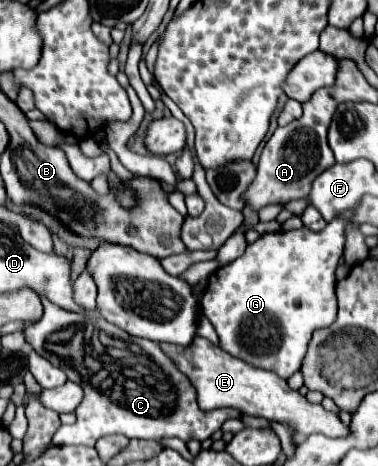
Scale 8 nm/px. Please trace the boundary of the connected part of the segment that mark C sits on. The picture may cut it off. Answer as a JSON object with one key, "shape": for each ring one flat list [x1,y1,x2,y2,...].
{"shape":[[40,296,40,300,44,304,44,316,36,324,24,330,26,340,32,344,32,348,40,356,60,366,70,380,76,380,84,388,84,400,76,408,76,416,78,416,76,424,72,426,62,424,52,438,54,446,64,446,64,444,94,446,96,440,106,434,124,434,128,438,142,438,142,440,160,440,160,438,174,436,184,442,192,438,202,442,210,438,216,430,220,430,224,420,240,418,240,412,234,408,214,408,210,412,200,410,192,384,182,372,178,372,178,368,160,350,156,342,150,342,146,338,136,338,136,336,130,336,128,332,122,332,118,326,106,322,98,312,94,314,66,312,58,308,56,304,50,304,46,296]]}

